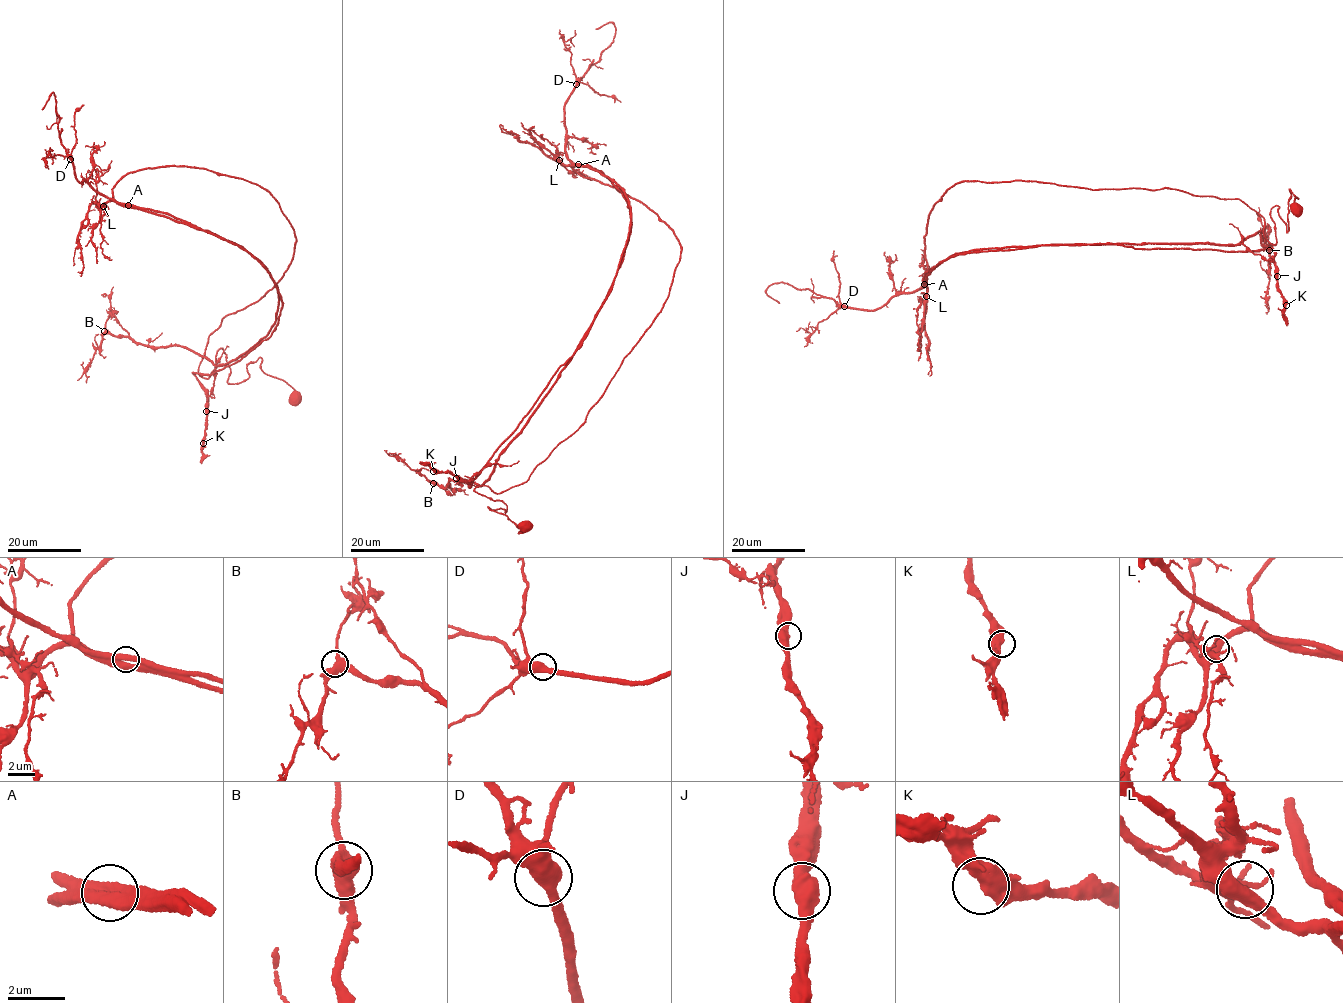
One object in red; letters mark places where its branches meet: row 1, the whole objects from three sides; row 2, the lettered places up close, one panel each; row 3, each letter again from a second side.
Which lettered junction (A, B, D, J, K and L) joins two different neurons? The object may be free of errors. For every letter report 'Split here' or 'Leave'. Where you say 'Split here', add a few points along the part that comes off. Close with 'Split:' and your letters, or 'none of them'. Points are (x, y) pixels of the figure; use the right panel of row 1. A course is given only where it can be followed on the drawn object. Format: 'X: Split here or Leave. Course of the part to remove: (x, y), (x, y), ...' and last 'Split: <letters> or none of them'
A: Split here. Course of the part to remove: (923, 284), (923, 276), (940, 262), (992, 247), (1231, 246), (1261, 232), (1262, 243), (1270, 244), (1266, 314)
B: Leave
D: Leave
J: Leave
K: Leave
L: Leave
Split: A

